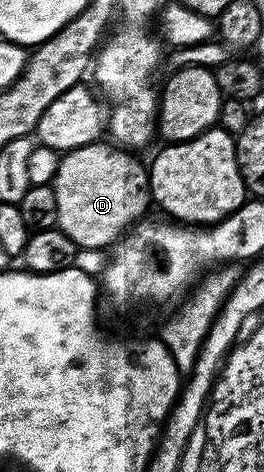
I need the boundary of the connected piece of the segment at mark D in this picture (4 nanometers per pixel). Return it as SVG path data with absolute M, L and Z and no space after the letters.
M86 143L60 155L54 186L56 189L56 222L58 231L71 239L77 248L104 247L115 244L135 224L145 218L146 212L136 207L146 199L146 171L140 168L133 152L120 147Z

